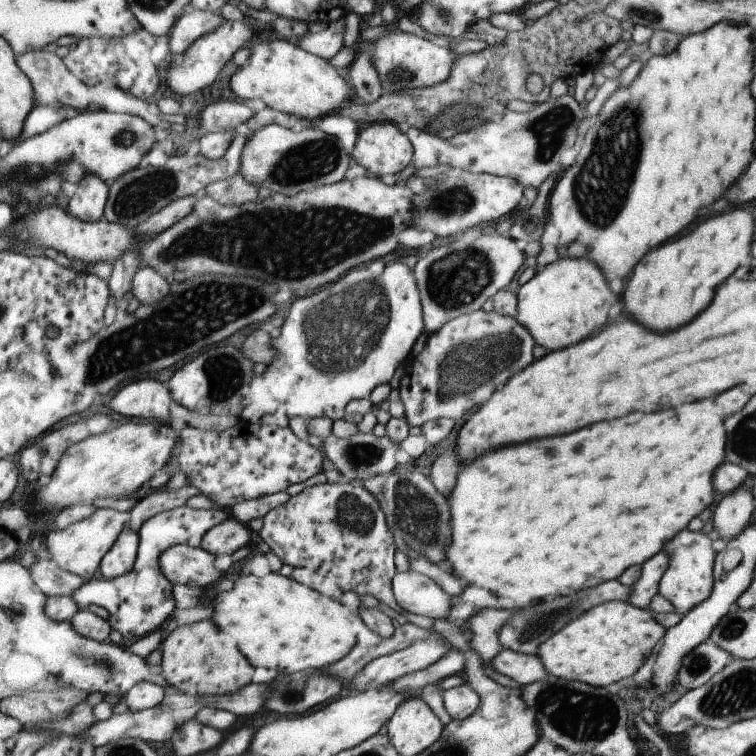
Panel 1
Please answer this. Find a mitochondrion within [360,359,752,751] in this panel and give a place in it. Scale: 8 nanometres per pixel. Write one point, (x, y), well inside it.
(578, 713)

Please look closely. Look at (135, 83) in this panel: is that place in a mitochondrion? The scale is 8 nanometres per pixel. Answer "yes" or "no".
no

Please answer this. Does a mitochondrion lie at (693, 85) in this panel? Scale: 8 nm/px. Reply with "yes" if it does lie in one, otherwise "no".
no

